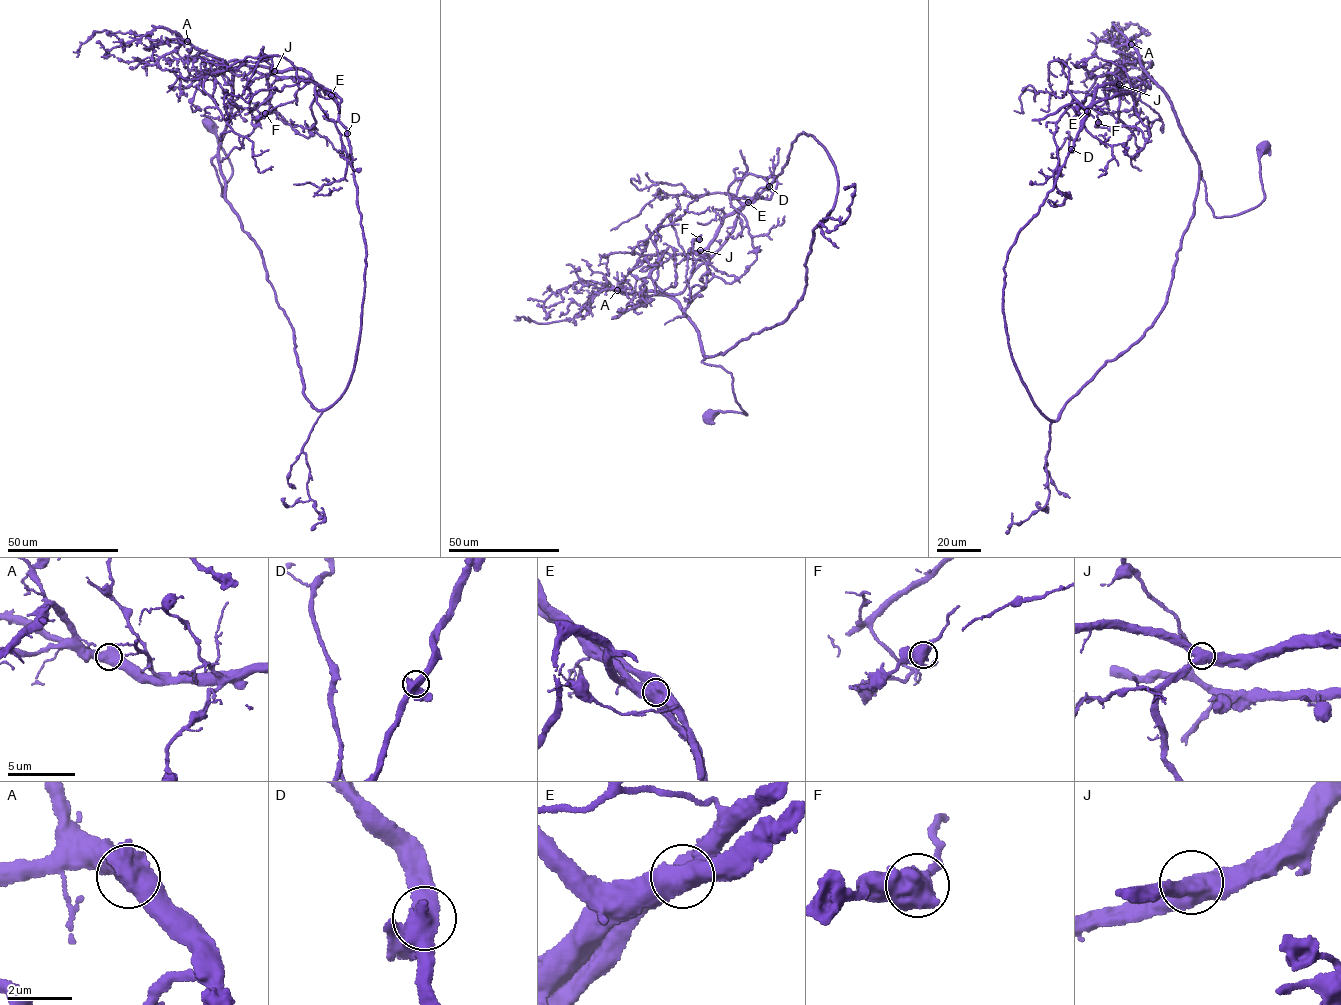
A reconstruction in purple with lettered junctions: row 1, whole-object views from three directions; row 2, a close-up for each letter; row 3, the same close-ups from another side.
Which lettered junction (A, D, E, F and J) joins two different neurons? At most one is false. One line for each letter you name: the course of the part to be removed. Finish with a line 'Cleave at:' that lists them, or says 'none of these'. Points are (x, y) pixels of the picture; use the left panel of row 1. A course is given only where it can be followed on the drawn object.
E: foreign part runs (331, 95), (299, 69), (242, 65), (206, 78), (204, 91), (227, 124), (252, 143), (258, 170), (273, 167)
Cleave at: E

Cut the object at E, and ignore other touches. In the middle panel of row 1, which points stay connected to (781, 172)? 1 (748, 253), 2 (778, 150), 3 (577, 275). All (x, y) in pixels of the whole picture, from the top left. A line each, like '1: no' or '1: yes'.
1: yes
2: no
3: yes

